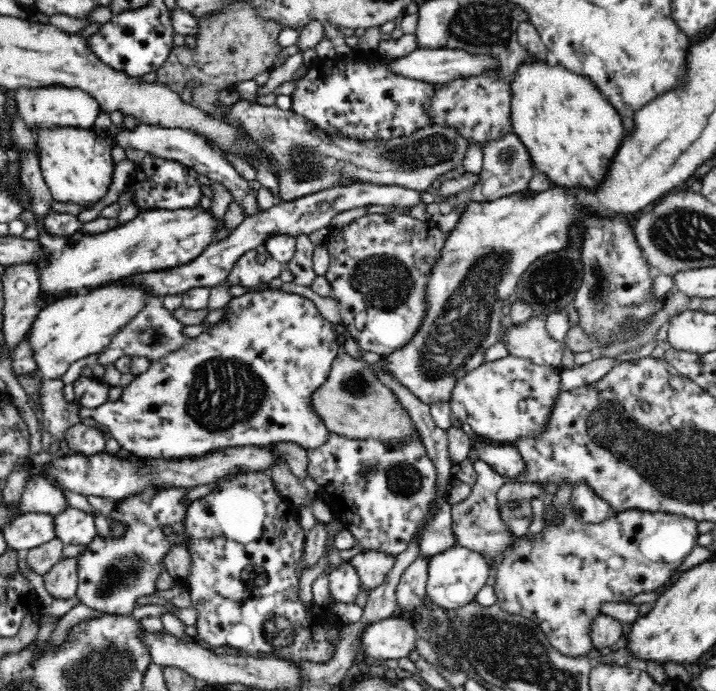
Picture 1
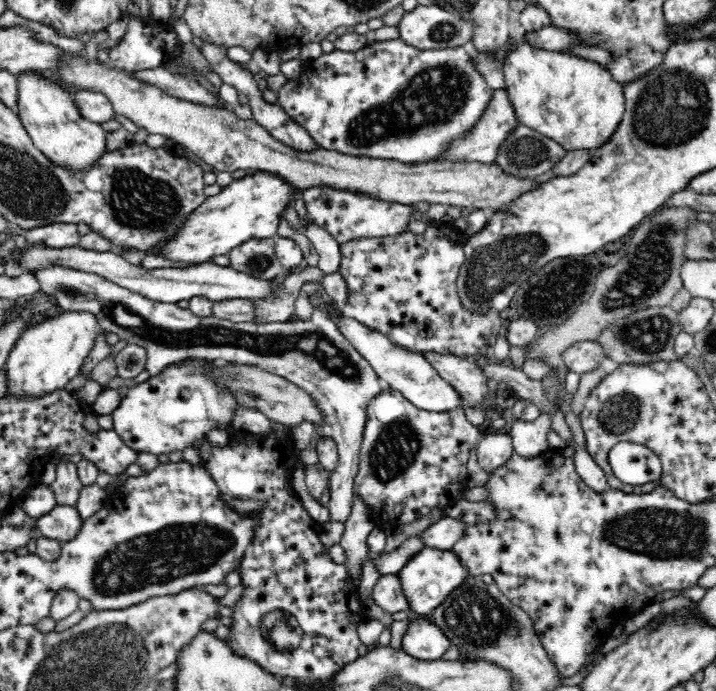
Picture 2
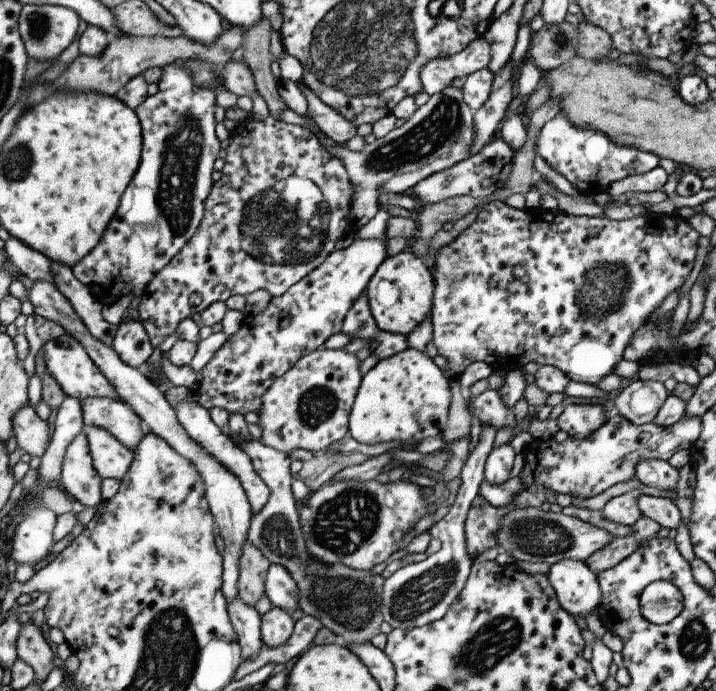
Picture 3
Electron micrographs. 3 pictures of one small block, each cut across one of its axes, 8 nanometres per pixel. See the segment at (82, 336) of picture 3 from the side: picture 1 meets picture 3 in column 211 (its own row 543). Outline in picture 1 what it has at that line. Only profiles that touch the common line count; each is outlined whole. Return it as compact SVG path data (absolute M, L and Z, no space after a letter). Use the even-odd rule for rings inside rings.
M476 460L473 464L477 472L477 481L472 486L472 492L466 500L463 500L464 502L452 506L452 530L455 534L455 544L478 552L489 563L494 561L494 565L497 565L501 563L503 556L511 551L512 543L518 537L505 526L499 515L500 506L497 503L497 492L504 483L508 482L508 479L500 476L481 460Z

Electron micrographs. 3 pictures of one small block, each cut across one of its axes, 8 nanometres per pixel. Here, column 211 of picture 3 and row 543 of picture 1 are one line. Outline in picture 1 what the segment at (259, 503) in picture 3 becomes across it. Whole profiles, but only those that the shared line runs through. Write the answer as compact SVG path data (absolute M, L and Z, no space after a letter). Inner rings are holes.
M445 502L423 526L419 536L419 556L431 557L455 545L451 513L451 504Z

